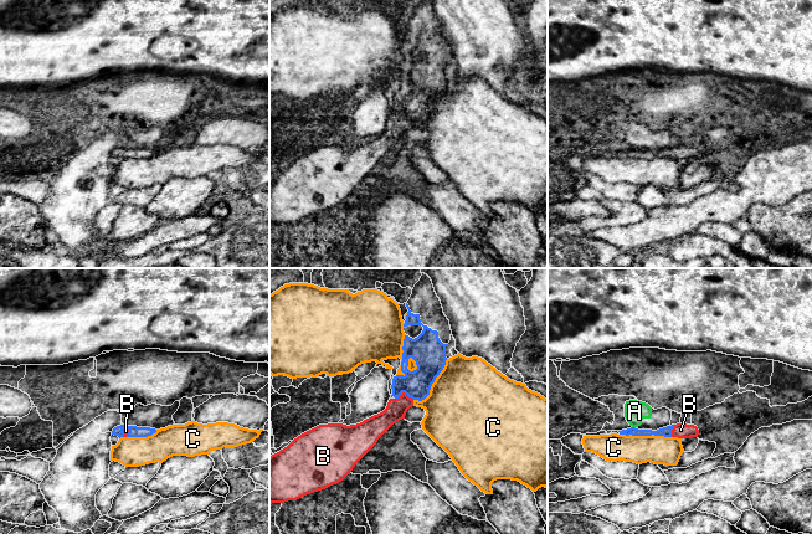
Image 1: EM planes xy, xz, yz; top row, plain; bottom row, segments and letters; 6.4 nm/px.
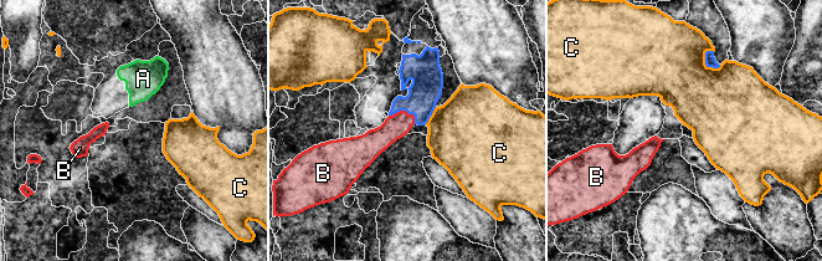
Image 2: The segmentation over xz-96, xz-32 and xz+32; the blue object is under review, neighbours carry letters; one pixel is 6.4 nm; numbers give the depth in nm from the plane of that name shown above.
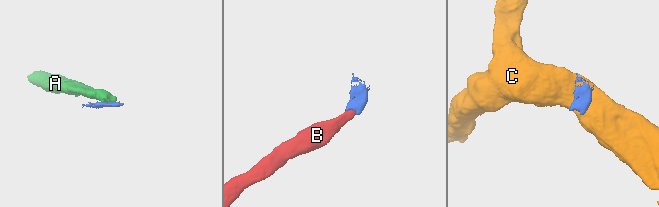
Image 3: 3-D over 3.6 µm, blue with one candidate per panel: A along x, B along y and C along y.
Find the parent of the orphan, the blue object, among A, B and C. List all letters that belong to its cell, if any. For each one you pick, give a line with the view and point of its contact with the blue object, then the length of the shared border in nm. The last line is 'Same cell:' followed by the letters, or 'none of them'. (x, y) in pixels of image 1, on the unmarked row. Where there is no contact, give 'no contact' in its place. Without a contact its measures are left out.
B: contact xz (404, 113); length 120 nm
Same cell: B

